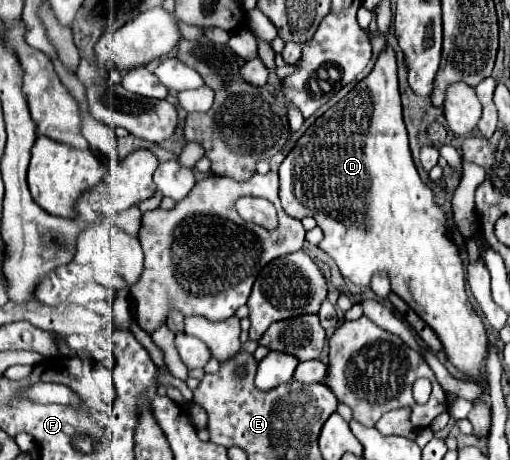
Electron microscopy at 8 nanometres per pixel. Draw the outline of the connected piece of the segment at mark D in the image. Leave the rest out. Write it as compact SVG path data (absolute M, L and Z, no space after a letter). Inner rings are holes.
M392 47L382 51L366 79L362 79L342 101L318 117L314 125L310 125L298 139L280 165L280 201L290 217L316 219L318 227L324 231L324 239L318 247L336 261L344 279L354 285L368 287L376 271L386 271L392 281L392 291L414 307L416 315L436 331L448 361L476 381L484 381L484 359L488 349L486 329L466 297L462 259L450 231L446 209L436 201L434 189L422 183L414 167L408 149L408 133L402 121L396 55ZM306 181L310 181L310 189L302 189L302 193L298 193L300 183L304 187Z

